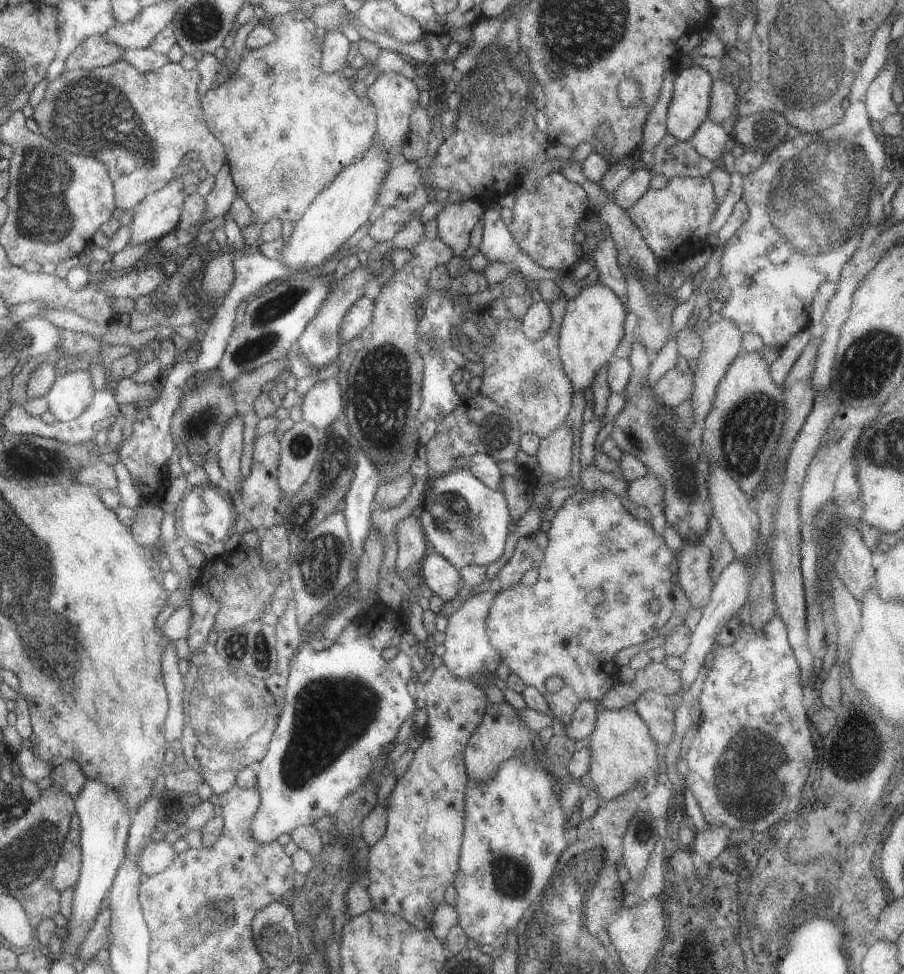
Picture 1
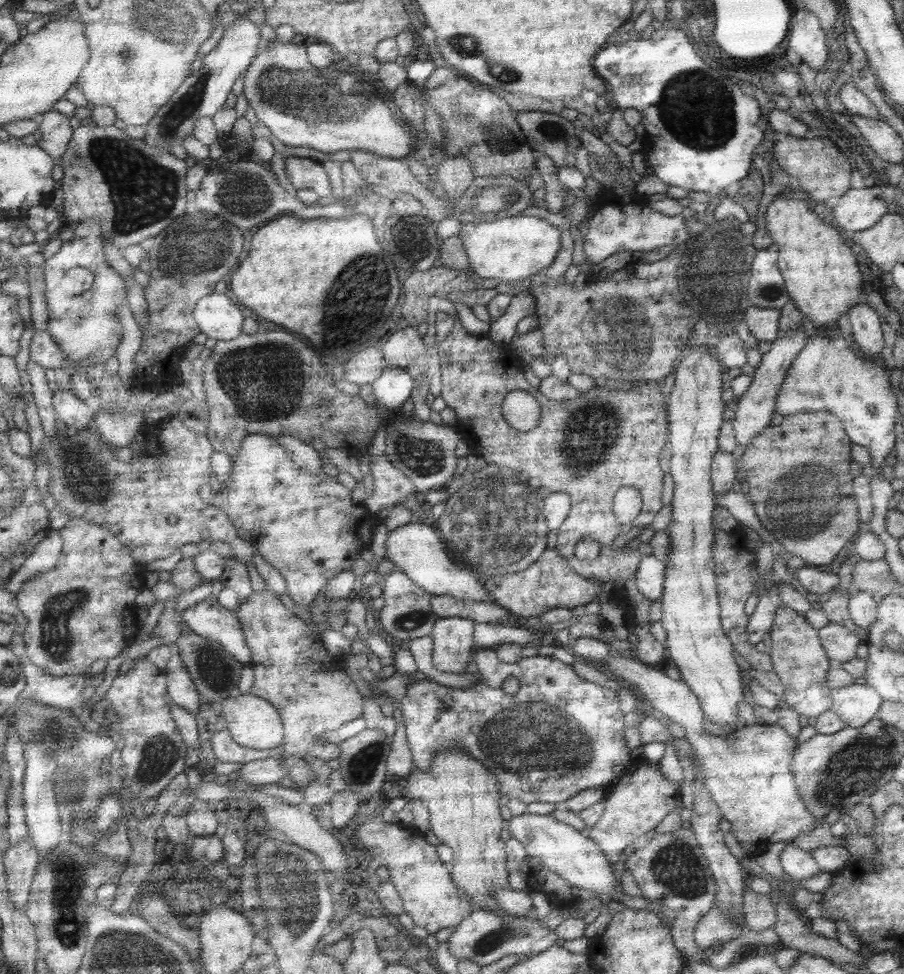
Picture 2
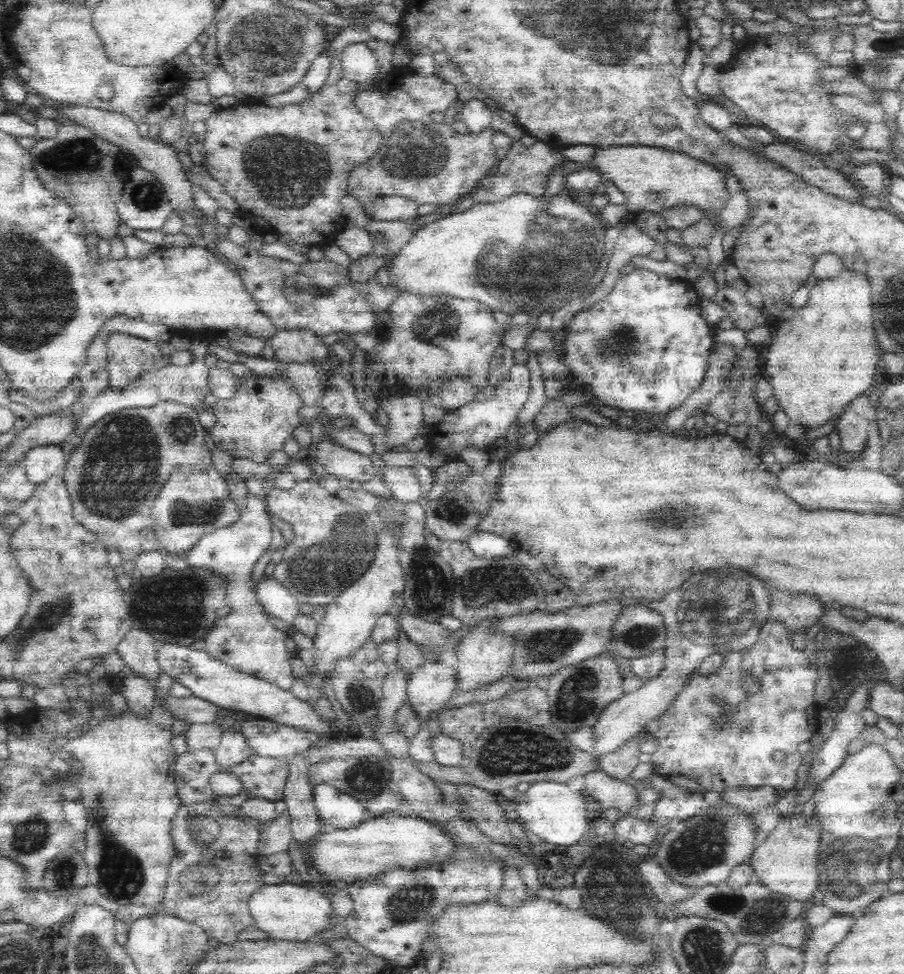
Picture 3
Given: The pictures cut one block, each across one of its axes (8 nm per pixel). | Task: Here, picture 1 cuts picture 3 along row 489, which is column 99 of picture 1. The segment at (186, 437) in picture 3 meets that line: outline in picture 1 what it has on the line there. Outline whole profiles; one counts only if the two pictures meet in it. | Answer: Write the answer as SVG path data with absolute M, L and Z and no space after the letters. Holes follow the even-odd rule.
M121 60L95 70L65 70L47 84L43 100L33 110L31 126L61 150L67 150L73 156L99 160L107 168L107 174L111 178L115 208L123 212L129 208L133 210L143 198L161 190L167 182L171 182L171 178L175 178L175 170L183 162L181 158L185 156L185 152L199 152L197 146L207 136L197 92L199 82L201 74L197 72L197 68L185 70L173 62L167 62L157 72L147 74L133 70L127 62Z

